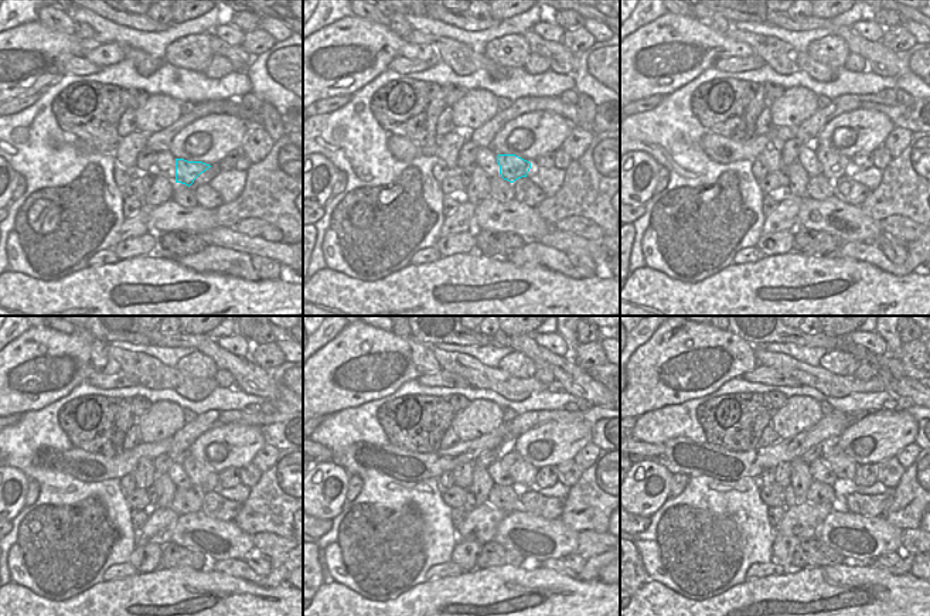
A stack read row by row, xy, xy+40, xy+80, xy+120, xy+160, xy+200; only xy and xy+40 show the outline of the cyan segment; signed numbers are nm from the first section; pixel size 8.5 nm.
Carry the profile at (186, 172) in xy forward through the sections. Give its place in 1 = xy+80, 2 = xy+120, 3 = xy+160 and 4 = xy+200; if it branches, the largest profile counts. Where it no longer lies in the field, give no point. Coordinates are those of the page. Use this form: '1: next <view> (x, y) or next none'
1: next xy+80 (834, 166)
2: next xy+120 (204, 479)
3: next xy+160 (524, 475)
4: next xy+200 (842, 466)

